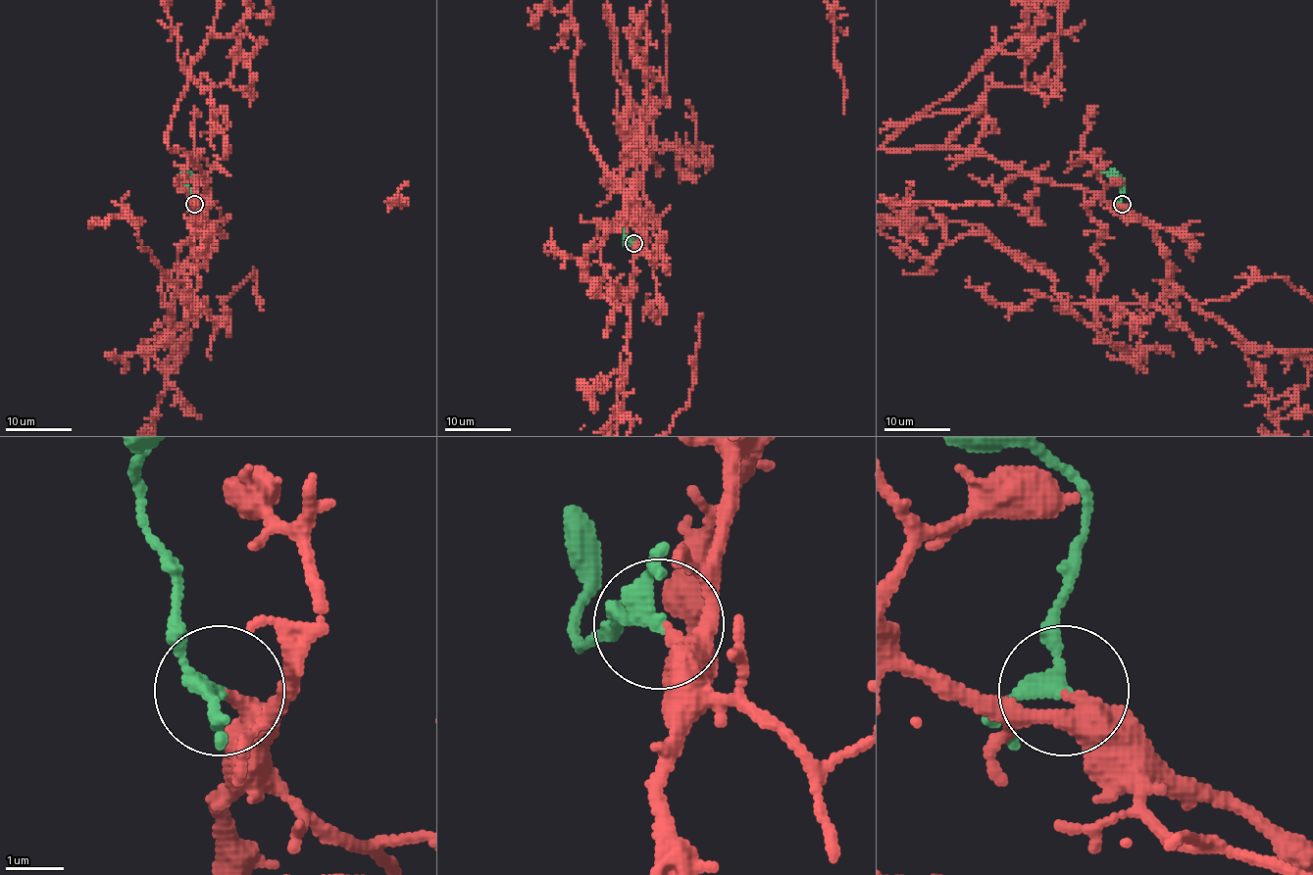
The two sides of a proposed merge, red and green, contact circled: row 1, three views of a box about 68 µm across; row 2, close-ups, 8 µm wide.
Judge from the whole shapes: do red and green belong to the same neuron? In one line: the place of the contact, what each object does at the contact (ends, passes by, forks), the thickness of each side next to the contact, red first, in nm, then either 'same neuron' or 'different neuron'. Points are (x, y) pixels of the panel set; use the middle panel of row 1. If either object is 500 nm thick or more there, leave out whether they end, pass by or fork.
(633, 243) | red passes by | green passes by | 240/260 nm | same neuron

